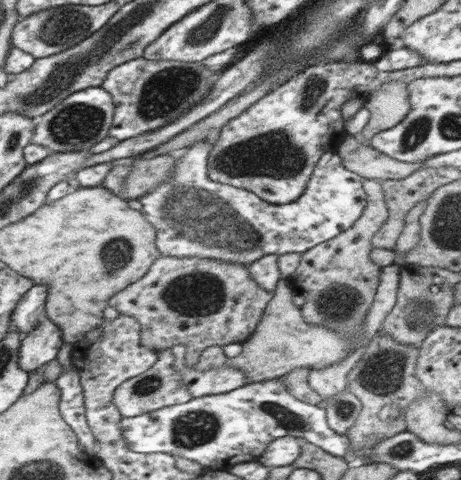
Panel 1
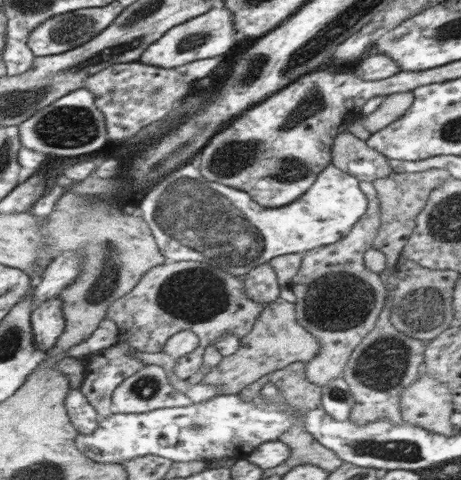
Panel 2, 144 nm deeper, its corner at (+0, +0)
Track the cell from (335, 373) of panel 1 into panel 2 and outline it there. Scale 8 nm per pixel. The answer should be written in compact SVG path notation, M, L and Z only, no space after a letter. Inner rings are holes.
M361 182L361 192L367 196L367 210L365 214L353 224L349 234L341 242L333 242L329 246L311 248L301 258L301 268L287 284L289 290L295 294L295 318L299 324L317 336L321 350L313 362L305 364L305 376L311 384L327 386L331 380L343 378L345 364L353 350L369 336L369 332L377 326L381 302L385 290L377 272L371 272L365 264L365 254L371 242L375 240L379 226L381 226L381 212L375 182Z

